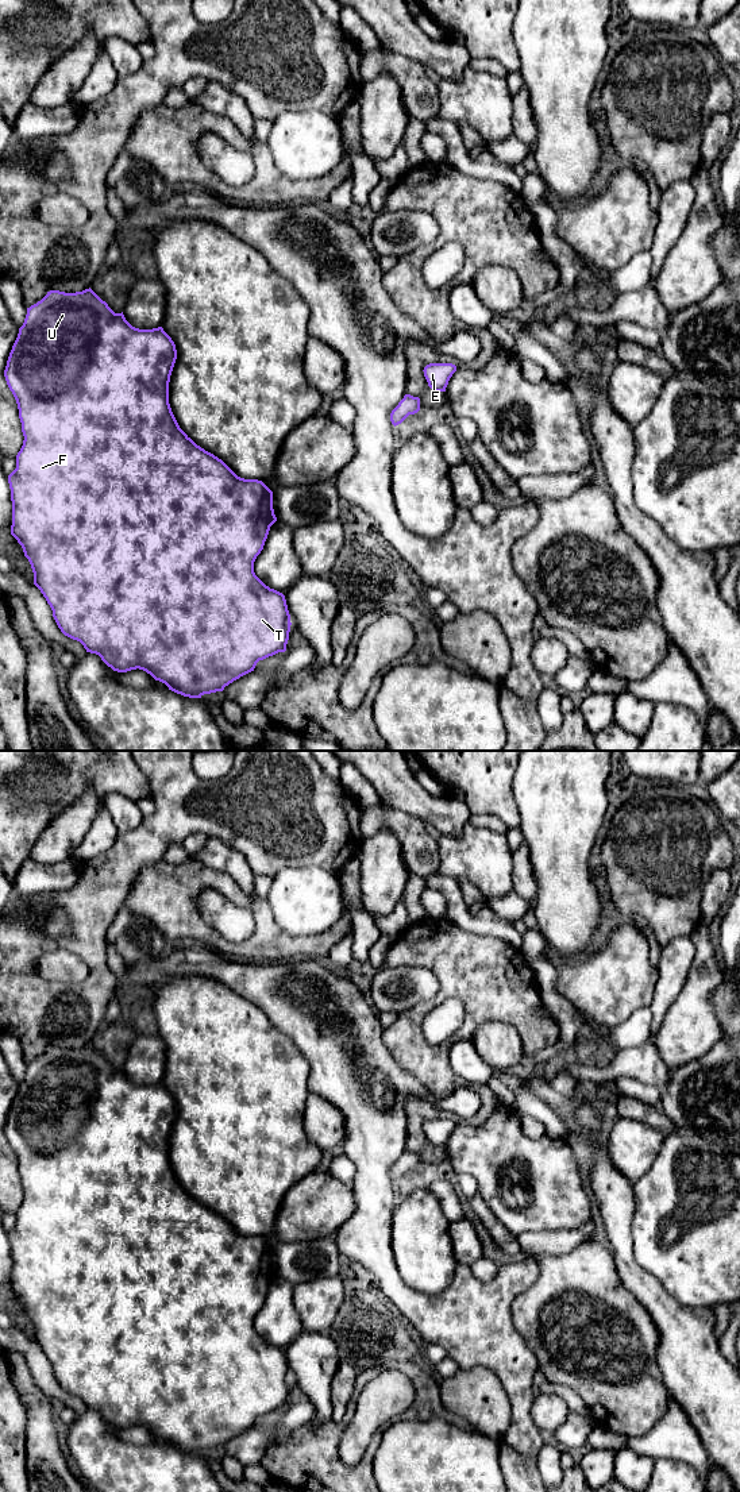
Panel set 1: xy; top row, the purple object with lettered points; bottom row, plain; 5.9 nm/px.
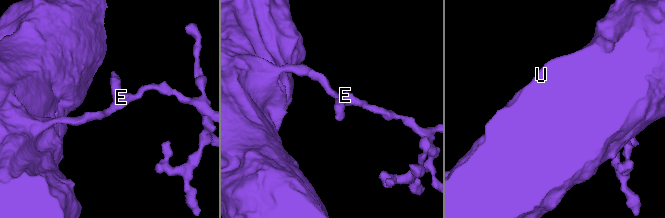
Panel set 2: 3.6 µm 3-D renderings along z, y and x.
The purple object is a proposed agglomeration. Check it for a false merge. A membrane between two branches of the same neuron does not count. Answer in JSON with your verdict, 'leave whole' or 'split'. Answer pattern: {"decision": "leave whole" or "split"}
{"decision": "leave whole"}

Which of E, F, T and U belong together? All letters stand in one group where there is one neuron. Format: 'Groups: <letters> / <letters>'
Groups: E F T U

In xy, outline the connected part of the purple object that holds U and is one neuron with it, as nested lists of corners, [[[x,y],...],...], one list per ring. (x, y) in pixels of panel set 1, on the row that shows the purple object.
[[[90,288],[65,293],[50,290],[27,308],[23,325],[9,352],[4,377],[12,392],[24,436],[16,455],[16,469],[8,475],[12,501],[11,535],[28,559],[34,585],[53,610],[61,632],[80,641],[117,672],[143,670],[169,690],[189,698],[223,691],[226,686],[254,671],[257,663],[286,651],[290,614],[285,595],[266,586],[254,572],[254,562],[263,550],[270,527],[277,521],[273,491],[258,479],[238,477],[221,459],[197,446],[178,425],[169,404],[169,382],[177,359],[176,344],[162,327],[139,329],[122,313],[115,313]]]

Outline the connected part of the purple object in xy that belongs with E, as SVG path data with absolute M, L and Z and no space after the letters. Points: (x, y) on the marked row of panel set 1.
M429 363L423 371L432 390L446 392L450 378L456 371L456 366L452 363Z

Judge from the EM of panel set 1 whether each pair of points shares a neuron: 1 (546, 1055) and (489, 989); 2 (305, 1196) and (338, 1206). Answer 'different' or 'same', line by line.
1: different
2: same

